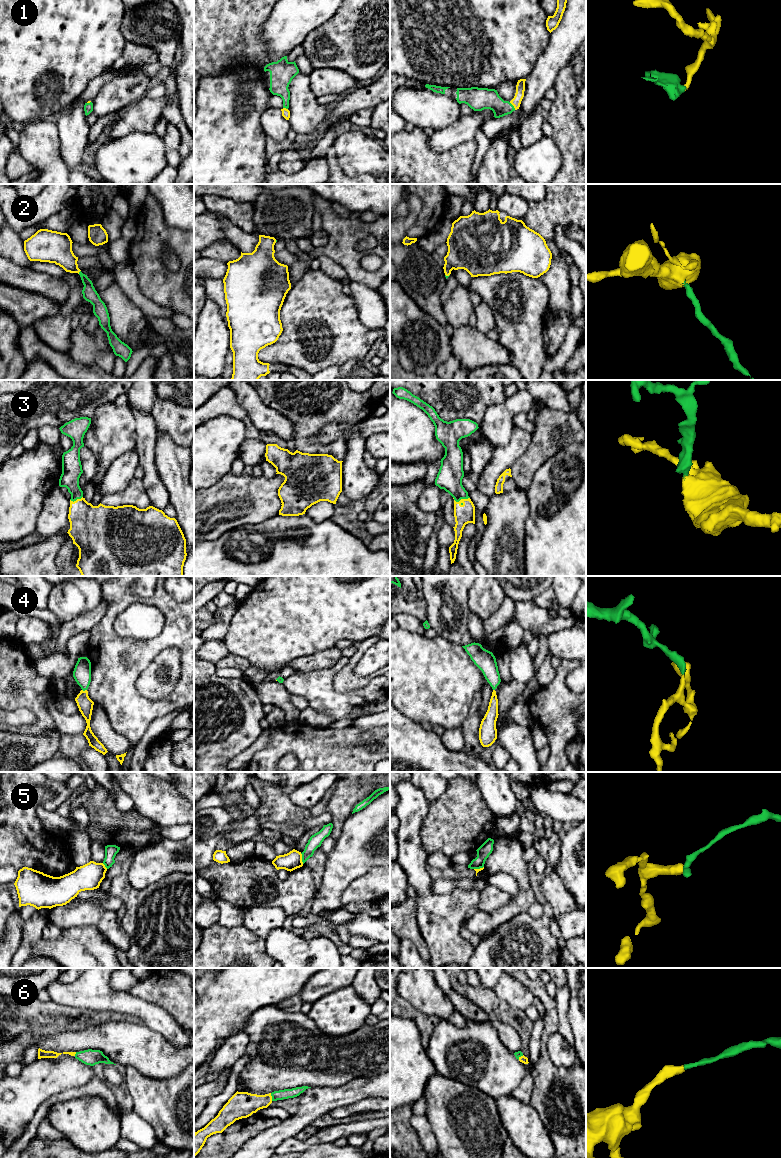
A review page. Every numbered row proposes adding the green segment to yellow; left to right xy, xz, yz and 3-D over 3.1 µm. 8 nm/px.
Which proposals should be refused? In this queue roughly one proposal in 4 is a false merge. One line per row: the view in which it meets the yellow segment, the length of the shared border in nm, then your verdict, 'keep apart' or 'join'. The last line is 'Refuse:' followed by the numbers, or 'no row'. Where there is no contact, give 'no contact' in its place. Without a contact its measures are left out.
1: meets yellow in yz; contact 80 nm long; join
2: meets yellow in xy; contact 40 nm long; join
3: meets yellow in yz; contact 140 nm long; join
4: meets yellow in xy; contact 40 nm long; join
5: meets yellow in xz; contact 90 nm long; keep apart
6: meets yellow in xz; contact 70 nm long; join
Refuse: 5

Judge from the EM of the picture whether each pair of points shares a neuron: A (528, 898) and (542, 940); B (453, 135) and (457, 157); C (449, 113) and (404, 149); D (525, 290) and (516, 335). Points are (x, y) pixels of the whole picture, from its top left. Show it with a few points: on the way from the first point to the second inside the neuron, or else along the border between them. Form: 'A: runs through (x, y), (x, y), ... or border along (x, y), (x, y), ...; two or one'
A: border along (526, 910), (505, 922); two
B: border along (473, 139), (443, 152), (434, 152), (432, 150); two
C: border along (413, 126), (417, 126), (422, 130); two
D: runs through (525, 301), (525, 312), (520, 317), (520, 324); one

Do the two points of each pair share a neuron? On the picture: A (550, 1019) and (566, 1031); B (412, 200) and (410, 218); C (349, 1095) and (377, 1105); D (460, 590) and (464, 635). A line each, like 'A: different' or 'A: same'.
A: different
B: same
C: different
D: same

